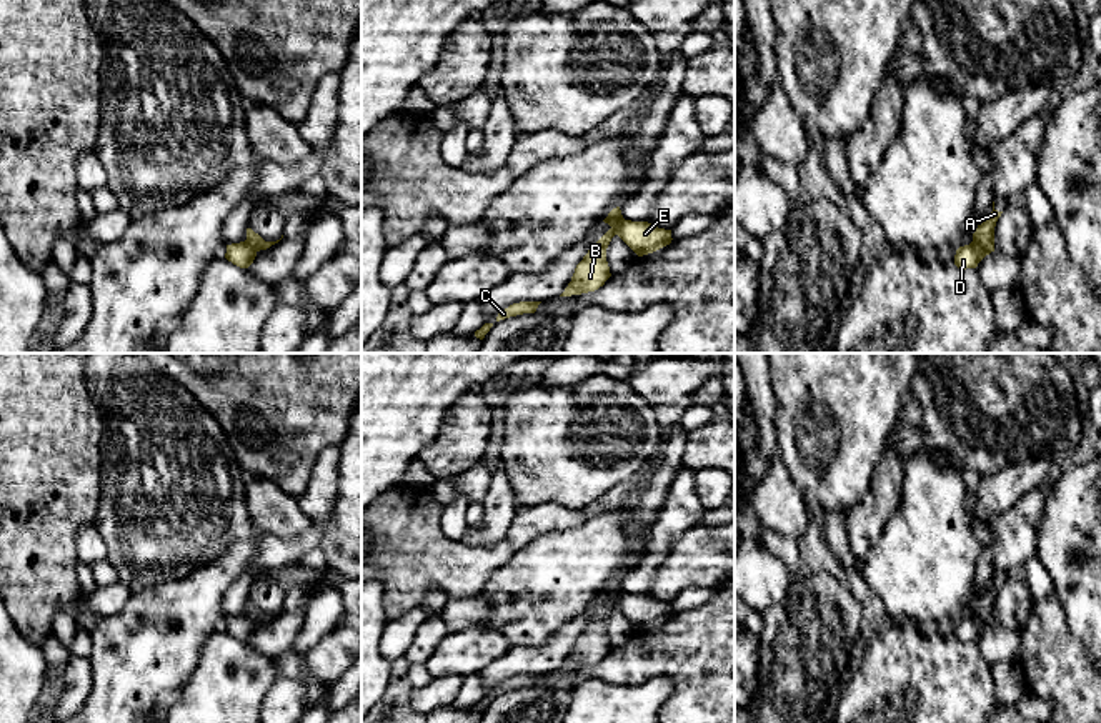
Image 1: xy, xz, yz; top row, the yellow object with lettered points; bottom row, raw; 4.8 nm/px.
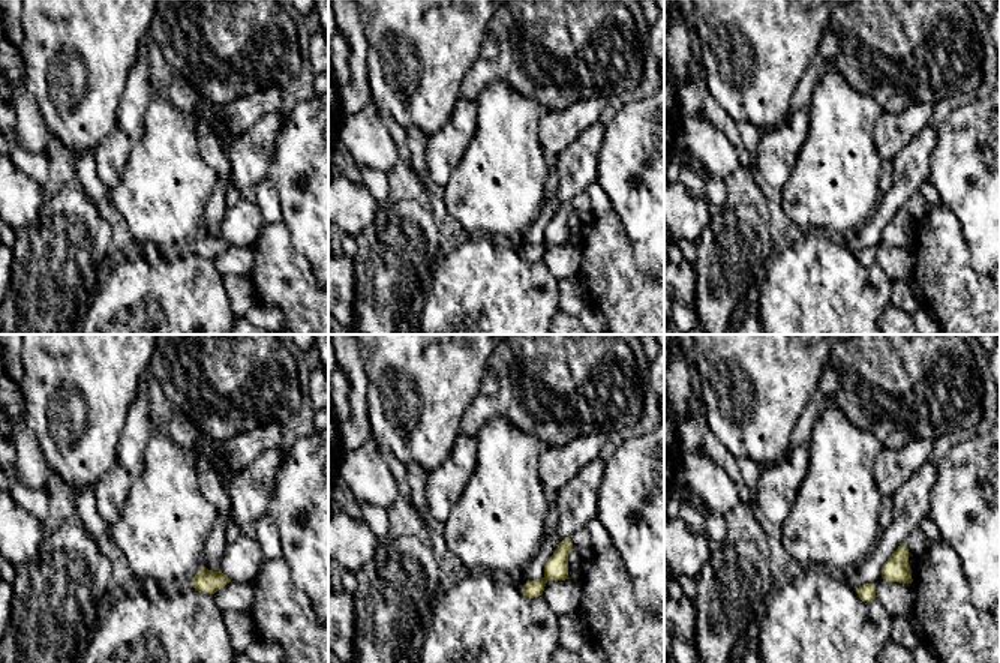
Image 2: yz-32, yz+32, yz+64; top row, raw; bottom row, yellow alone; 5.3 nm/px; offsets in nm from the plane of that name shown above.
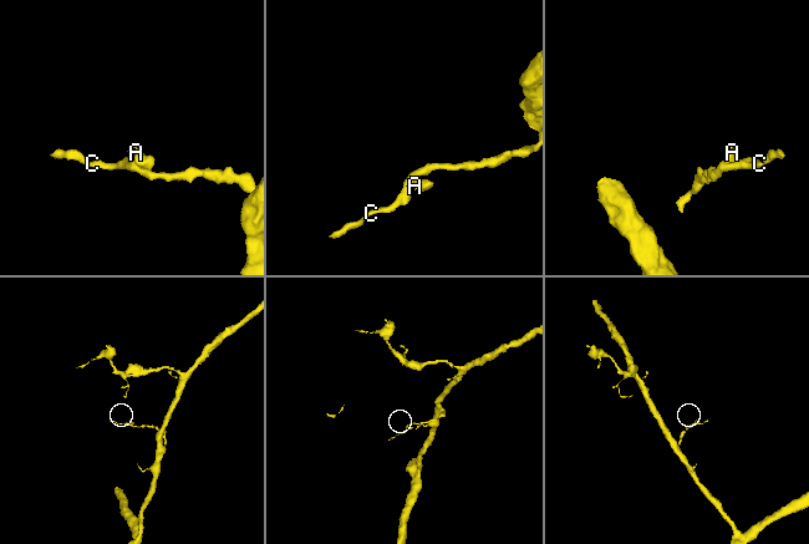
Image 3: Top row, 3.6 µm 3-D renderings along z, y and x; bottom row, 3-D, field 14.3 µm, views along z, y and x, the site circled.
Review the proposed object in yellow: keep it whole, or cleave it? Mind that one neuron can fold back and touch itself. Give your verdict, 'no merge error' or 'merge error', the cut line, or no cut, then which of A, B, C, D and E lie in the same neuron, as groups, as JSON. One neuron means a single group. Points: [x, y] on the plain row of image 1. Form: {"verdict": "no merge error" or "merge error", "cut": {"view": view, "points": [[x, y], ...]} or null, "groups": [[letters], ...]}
{"verdict": "merge error", "cut": {"view": "yz", "points": [[973, 613], [990, 625]]}, "groups": [["A", "E"], ["B", "C", "D"]]}

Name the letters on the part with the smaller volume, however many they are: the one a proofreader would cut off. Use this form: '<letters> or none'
A, E

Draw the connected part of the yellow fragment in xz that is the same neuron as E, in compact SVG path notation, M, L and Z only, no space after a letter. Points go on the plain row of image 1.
M623 593L616 608L638 628L653 626L671 616L671 603L658 601L648 595Z

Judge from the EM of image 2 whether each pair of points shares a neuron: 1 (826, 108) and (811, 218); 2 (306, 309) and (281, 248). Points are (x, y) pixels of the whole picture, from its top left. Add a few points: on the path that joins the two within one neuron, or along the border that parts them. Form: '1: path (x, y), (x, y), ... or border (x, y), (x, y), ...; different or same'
1: path (826, 135), (826, 191); same
2: path (297, 294), (281, 276), (281, 263); same

